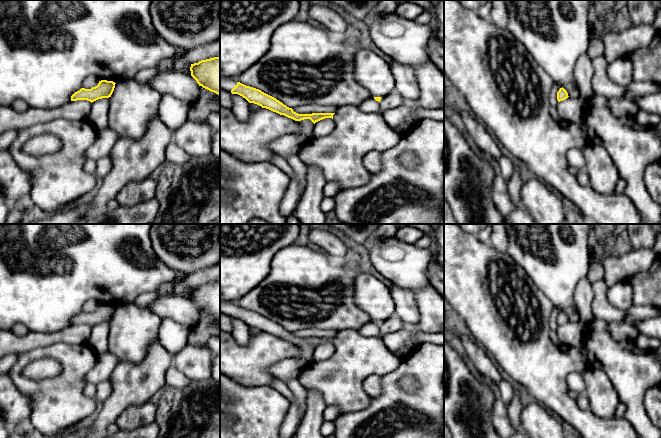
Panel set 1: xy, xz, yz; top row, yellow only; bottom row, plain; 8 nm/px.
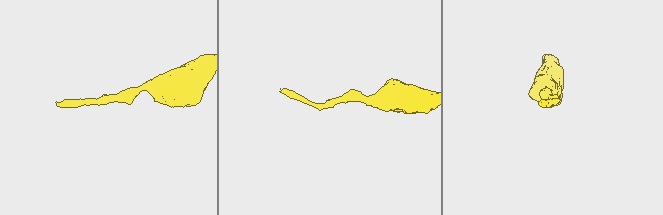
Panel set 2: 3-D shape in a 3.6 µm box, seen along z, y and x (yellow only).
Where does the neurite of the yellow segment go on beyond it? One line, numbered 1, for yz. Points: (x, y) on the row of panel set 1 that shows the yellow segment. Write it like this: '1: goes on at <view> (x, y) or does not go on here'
1: does not go on here

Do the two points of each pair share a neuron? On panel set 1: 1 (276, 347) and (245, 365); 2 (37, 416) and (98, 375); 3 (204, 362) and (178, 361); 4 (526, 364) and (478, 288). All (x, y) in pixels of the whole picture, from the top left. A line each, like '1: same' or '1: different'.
1: same
2: different
3: same
4: same

